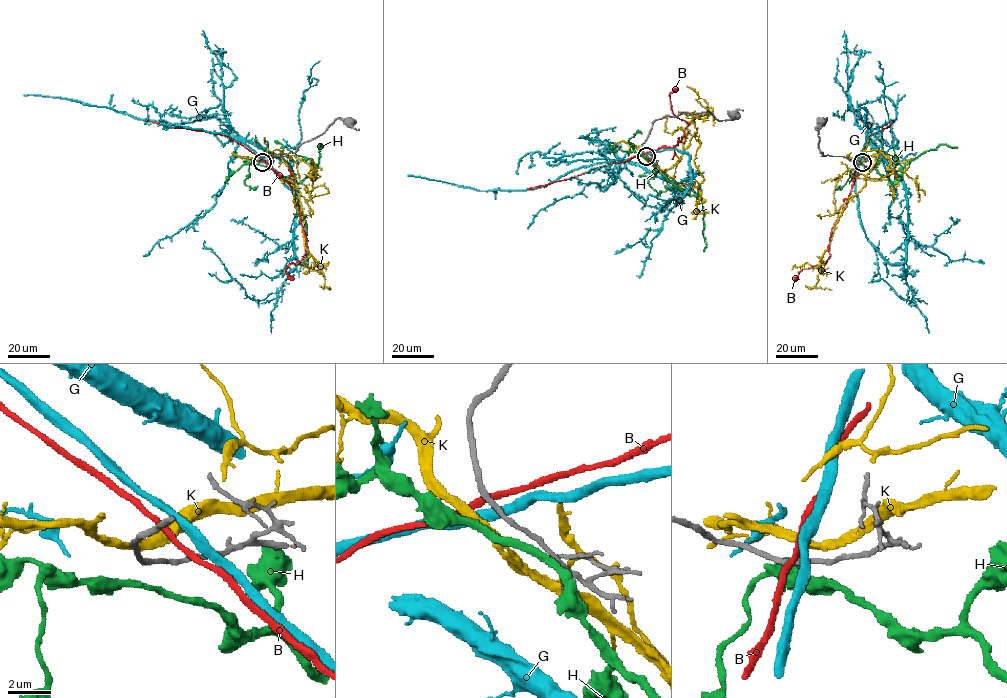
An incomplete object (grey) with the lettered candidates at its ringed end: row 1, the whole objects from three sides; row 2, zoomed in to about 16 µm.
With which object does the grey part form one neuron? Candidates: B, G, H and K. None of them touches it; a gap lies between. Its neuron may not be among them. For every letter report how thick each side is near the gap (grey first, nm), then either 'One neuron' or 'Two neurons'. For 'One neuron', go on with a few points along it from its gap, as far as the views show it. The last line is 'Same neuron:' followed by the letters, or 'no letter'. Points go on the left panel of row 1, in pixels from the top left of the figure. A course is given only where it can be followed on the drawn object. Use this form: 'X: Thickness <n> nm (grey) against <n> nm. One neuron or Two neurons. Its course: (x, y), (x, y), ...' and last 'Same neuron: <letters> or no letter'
B: Thickness 190 nm (grey) against 240 nm. Two neurons
G: Thickness 190 nm (grey) against 440 nm. Two neurons
H: Thickness 190 nm (grey) against 280 nm. Two neurons
K: Thickness 190 nm (grey) against 320 nm. Two neurons
Same neuron: no letter

